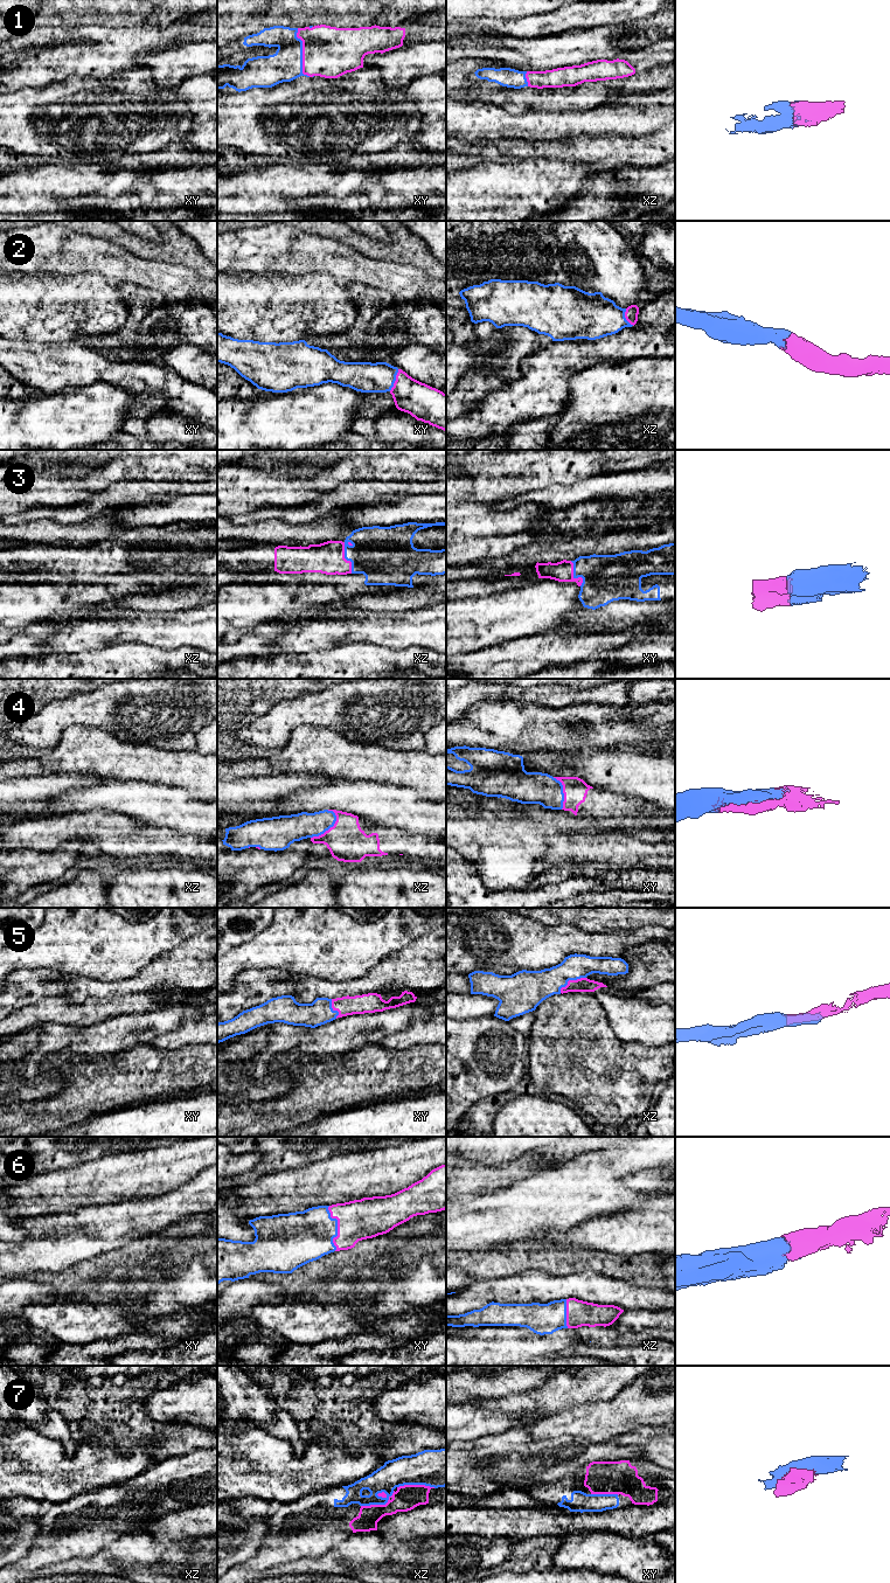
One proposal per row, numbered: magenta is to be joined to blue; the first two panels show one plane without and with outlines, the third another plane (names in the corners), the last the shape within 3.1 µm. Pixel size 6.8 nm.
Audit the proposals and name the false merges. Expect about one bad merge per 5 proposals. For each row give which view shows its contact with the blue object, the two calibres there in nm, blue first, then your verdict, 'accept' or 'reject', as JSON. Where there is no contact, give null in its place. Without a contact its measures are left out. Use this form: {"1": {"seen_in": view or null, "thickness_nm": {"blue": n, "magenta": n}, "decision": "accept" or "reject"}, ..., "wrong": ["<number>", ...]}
{"1": {"seen_in": "xy", "thickness_nm": {"blue": 220, "magenta": 360}, "decision": "accept"}, "2": {"seen_in": "xy", "thickness_nm": {"blue": 200, "magenta": 240}, "decision": "accept"}, "3": {"seen_in": "xz", "thickness_nm": {"blue": 380, "magenta": 220}, "decision": "accept"}, "4": {"seen_in": "xz", "thickness_nm": {"blue": 190, "magenta": 260}, "decision": "accept"}, "5": {"seen_in": "xz", "thickness_nm": {"blue": 220, "magenta": 100}, "decision": "accept"}, "6": {"seen_in": "xy", "thickness_nm": {"blue": 360, "magenta": 280}, "decision": "accept"}, "7": {"seen_in": "xz", "thickness_nm": {"blue": 190, "magenta": 170}, "decision": "accept"}, "wrong": []}

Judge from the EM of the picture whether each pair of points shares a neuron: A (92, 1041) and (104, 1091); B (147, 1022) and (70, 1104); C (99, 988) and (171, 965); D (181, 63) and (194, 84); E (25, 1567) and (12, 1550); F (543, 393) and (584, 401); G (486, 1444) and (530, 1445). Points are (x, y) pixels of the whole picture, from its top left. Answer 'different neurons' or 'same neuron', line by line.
A: different neurons
B: different neurons
C: same neuron
D: different neurons
E: different neurons
F: different neurons
G: same neuron

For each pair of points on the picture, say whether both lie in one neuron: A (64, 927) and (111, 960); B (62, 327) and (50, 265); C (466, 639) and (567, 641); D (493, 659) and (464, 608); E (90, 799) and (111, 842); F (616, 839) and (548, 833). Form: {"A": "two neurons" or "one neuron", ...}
{"A": "one neuron", "B": "two neurons", "C": "two neurons", "D": "two neurons", "E": "two neurons", "F": "one neuron"}

